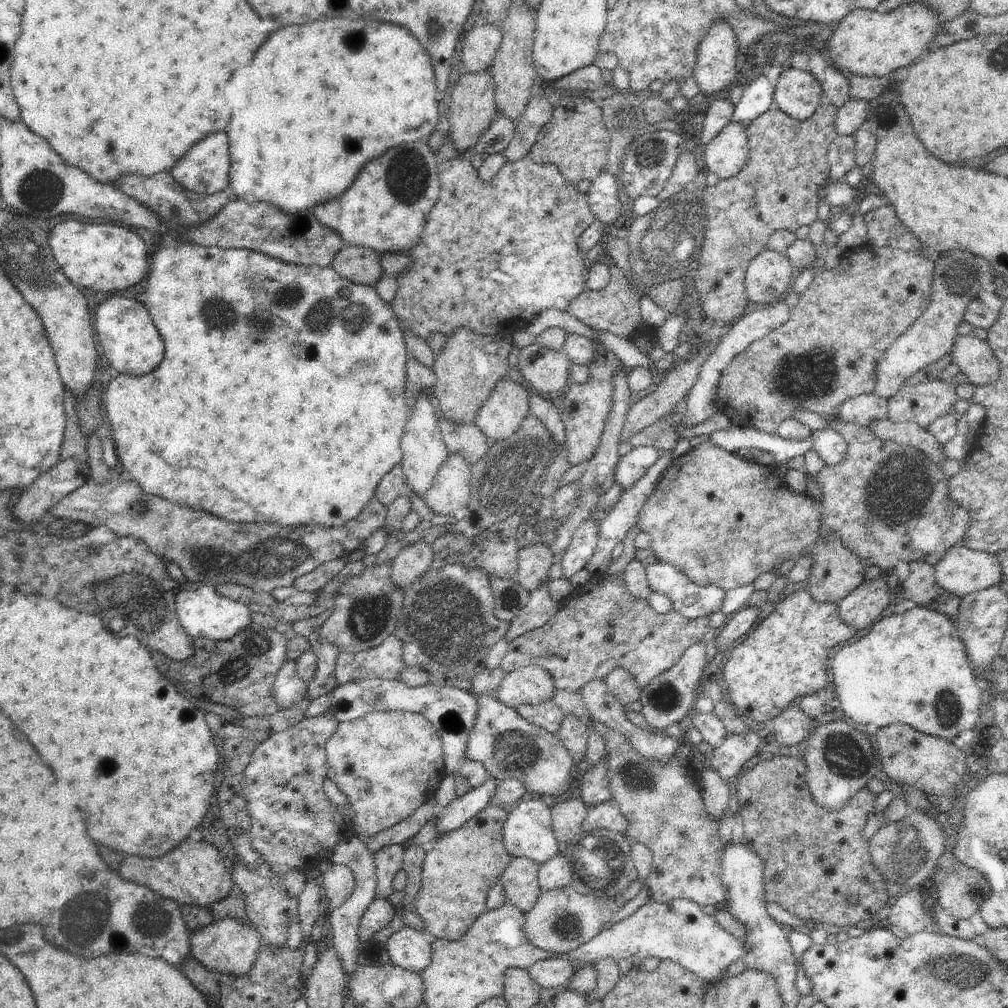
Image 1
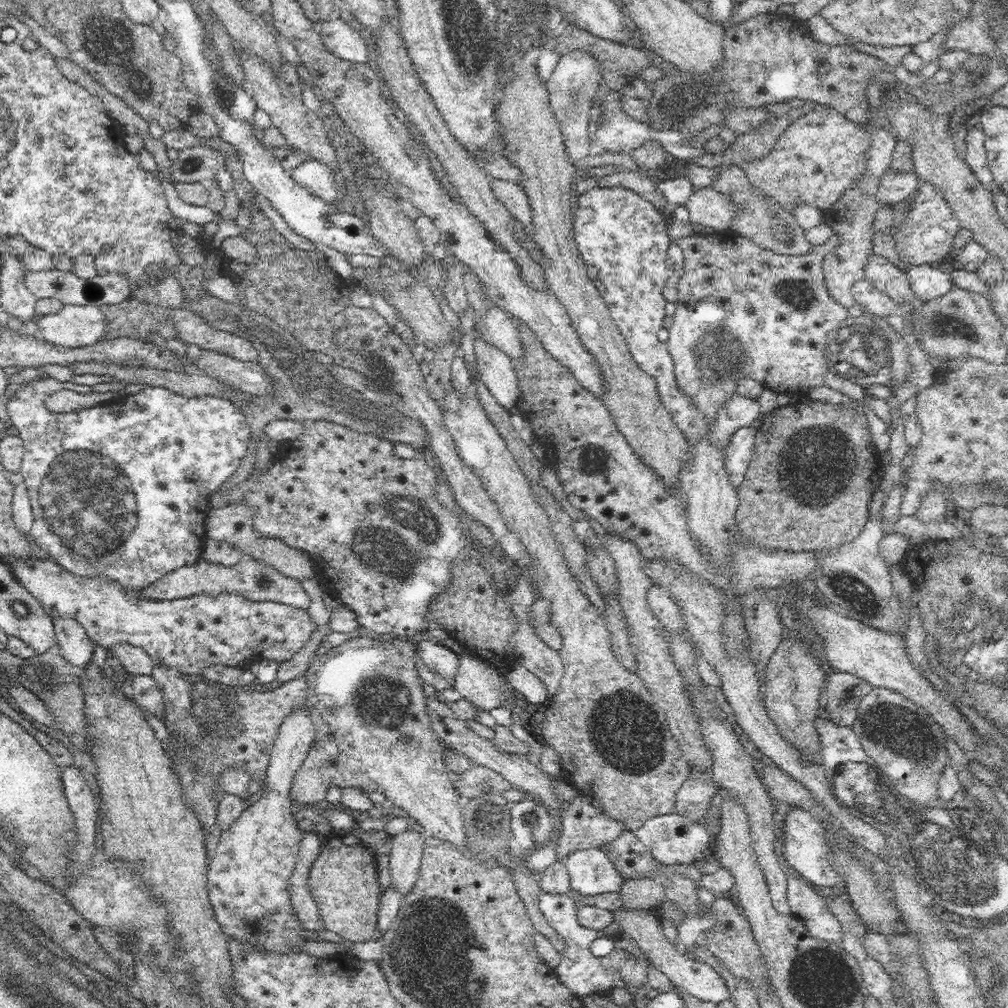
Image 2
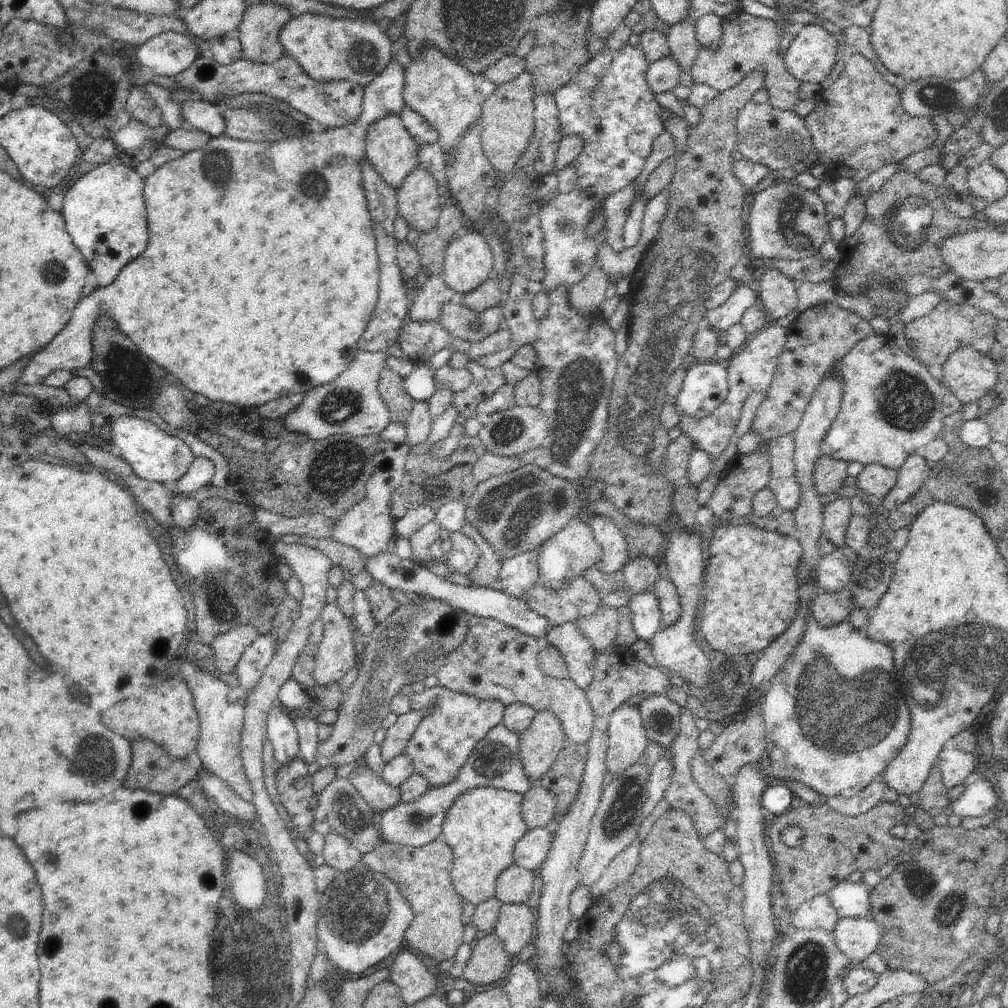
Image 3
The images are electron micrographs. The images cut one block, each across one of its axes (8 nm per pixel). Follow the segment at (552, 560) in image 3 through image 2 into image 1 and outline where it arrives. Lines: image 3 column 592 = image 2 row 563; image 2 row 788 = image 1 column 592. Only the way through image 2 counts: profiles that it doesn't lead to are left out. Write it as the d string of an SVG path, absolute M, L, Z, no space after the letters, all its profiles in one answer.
M623 573L611 581L607 581L604 575L593 576L580 589L573 589L568 599L569 604L543 627L528 631L510 643L500 666L505 673L528 665L538 665L553 678L556 689L579 691L594 679L603 680L613 668L624 667L643 689L659 674L672 668L688 648L703 640L702 637L709 630L709 617L688 620L674 610L661 615L650 607L648 601L634 599L626 590Z

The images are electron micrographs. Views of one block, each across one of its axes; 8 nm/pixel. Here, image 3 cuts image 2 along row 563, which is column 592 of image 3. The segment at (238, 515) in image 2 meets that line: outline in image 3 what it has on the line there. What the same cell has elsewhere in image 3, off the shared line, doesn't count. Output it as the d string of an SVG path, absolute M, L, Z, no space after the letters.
M597 260L590 273L580 283L570 288L569 306L579 314L591 315L605 300L606 290L610 284L609 277Z

